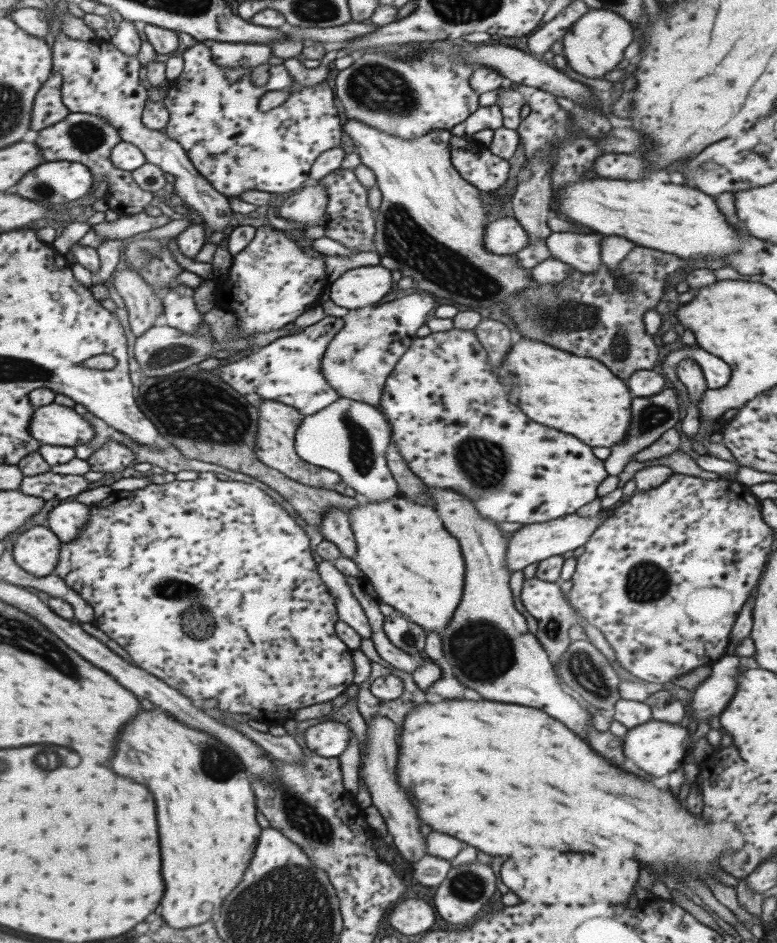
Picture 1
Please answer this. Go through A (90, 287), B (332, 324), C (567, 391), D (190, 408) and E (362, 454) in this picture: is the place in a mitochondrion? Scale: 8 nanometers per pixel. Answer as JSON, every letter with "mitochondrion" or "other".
{"A":"other","B":"other","C":"other","D":"mitochondrion","E":"mitochondrion"}

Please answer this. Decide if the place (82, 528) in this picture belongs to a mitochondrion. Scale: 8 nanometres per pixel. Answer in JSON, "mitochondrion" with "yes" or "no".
{"mitochondrion":"no"}

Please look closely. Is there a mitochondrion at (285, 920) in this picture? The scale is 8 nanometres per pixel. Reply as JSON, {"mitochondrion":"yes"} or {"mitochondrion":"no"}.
{"mitochondrion":"yes"}

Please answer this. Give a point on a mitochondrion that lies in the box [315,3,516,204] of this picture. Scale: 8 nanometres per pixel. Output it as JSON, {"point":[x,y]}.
{"point":[375,88]}

